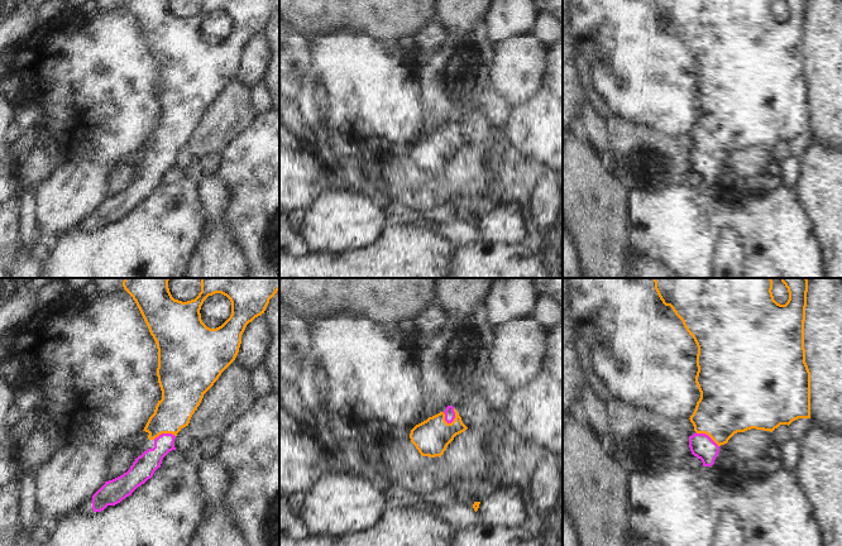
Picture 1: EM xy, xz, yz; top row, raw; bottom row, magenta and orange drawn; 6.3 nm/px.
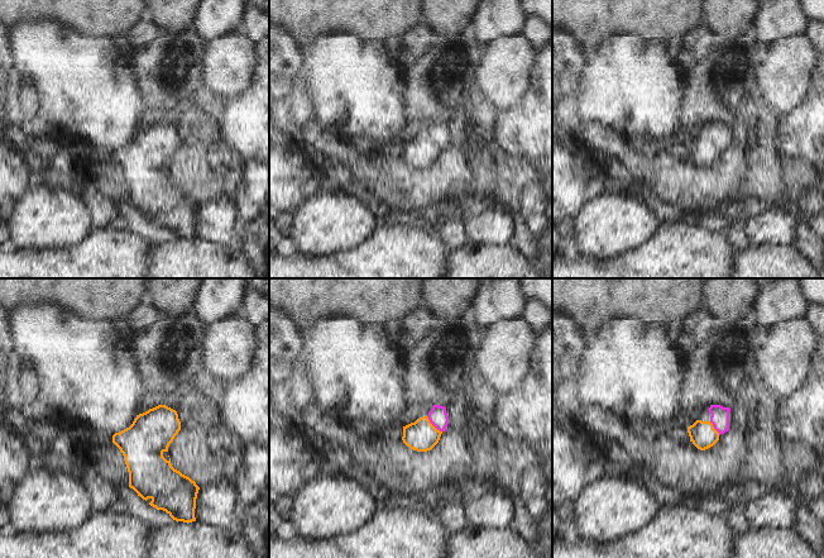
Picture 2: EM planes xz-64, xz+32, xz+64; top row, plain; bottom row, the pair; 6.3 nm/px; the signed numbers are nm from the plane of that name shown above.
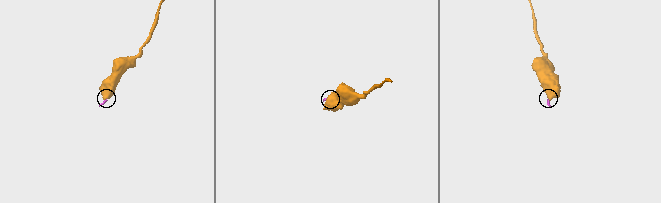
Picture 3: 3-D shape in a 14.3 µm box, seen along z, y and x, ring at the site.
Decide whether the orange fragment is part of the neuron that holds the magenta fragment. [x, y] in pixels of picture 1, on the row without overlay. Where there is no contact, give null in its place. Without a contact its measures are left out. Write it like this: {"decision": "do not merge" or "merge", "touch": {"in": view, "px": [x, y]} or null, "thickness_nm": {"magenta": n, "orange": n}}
{"decision": "merge", "touch": {"in": "xz", "px": [454, 134]}, "thickness_nm": {"magenta": 70, "orange": 220}}

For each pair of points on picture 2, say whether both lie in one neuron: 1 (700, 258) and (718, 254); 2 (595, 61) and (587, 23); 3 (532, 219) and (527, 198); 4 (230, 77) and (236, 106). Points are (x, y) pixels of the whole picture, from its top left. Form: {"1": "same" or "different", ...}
{"1": "same", "2": "different", "3": "same", "4": "different"}

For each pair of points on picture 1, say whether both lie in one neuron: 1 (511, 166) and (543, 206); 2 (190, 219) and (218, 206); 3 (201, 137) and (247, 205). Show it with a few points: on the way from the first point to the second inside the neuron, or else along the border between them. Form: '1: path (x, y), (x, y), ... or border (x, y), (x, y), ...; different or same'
1: border (545, 167), (543, 177), (530, 195), (531, 223); different
2: border (195, 185), (204, 218), (204, 234), (199, 243); different
3: border (242, 132), (220, 153); different

